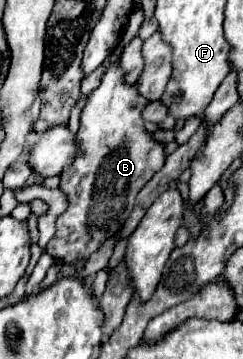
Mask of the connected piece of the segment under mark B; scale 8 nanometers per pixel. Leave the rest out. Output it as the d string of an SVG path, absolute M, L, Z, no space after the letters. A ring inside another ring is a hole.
M115 61L107 69L101 85L91 93L91 97L87 99L87 105L81 111L81 127L79 127L79 133L75 139L79 153L75 155L71 165L65 167L61 173L59 189L67 197L67 211L63 215L59 215L59 219L55 223L57 231L47 245L47 253L53 259L63 259L63 263L67 263L67 265L77 263L79 259L87 261L91 253L95 253L109 237L113 237L123 227L123 223L131 215L135 195L163 167L163 163L165 163L163 143L155 141L143 129L141 111L145 109L145 105L147 105L147 101L139 95L135 85L123 85L123 73L119 69L119 63Z

